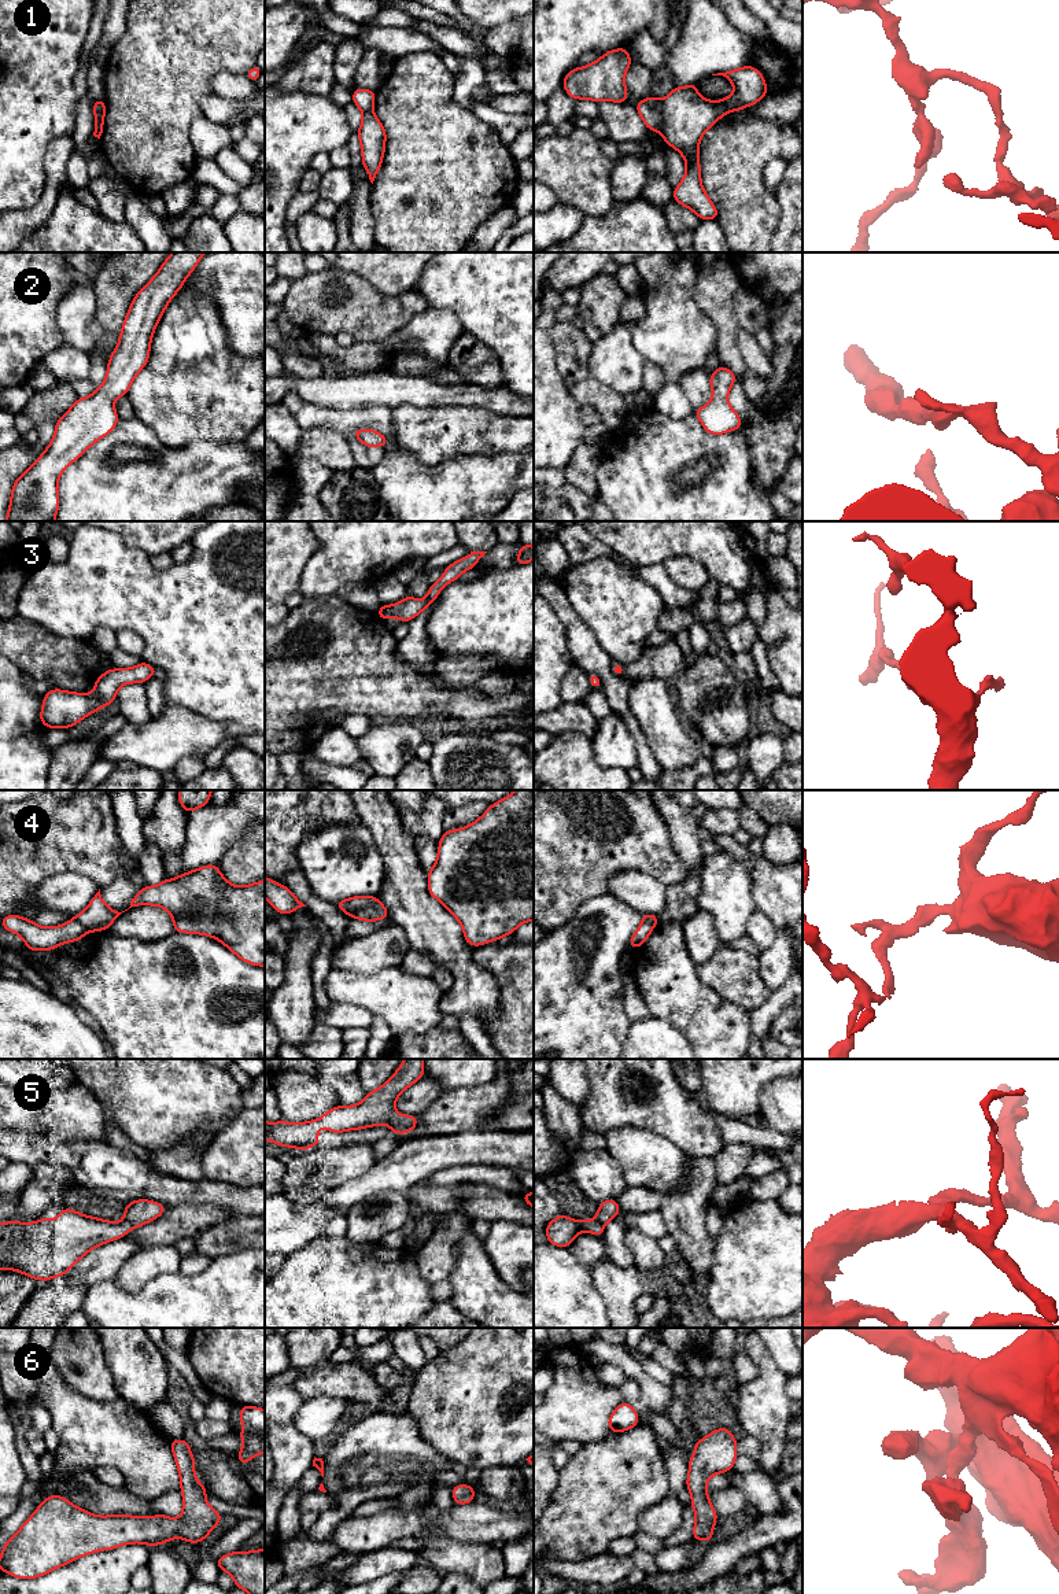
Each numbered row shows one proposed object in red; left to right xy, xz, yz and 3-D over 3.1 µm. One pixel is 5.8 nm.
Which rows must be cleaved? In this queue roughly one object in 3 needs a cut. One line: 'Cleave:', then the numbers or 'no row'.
Cleave: 1, 4

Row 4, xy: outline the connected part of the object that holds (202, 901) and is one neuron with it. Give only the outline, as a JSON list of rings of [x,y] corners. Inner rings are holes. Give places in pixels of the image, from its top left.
[[[209,864],[184,872],[177,878],[163,879],[156,886],[143,886],[132,899],[129,908],[139,905],[162,907],[167,909],[173,918],[174,933],[213,937],[243,962],[265,967],[265,879],[246,886],[235,886],[225,879],[217,864]],[[99,889],[88,907],[75,915],[74,919],[88,931],[103,931],[107,930],[122,912],[111,909],[103,901]]]

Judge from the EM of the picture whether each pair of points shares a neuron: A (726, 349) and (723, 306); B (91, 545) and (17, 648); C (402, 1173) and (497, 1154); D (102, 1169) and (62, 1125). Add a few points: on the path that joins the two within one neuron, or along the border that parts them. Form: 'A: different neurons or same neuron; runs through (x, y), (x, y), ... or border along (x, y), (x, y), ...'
A: same neuron; runs through (726, 338), (723, 317)
B: different neurons; border along (17, 615), (30, 619), (63, 637)
C: same neuron; runs through (425, 1157), (439, 1152), (473, 1152)
D: different neurons; border along (44, 1132), (56, 1142), (106, 1143)

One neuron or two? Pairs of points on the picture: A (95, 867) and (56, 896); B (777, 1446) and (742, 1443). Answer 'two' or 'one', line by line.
A: two
B: two

